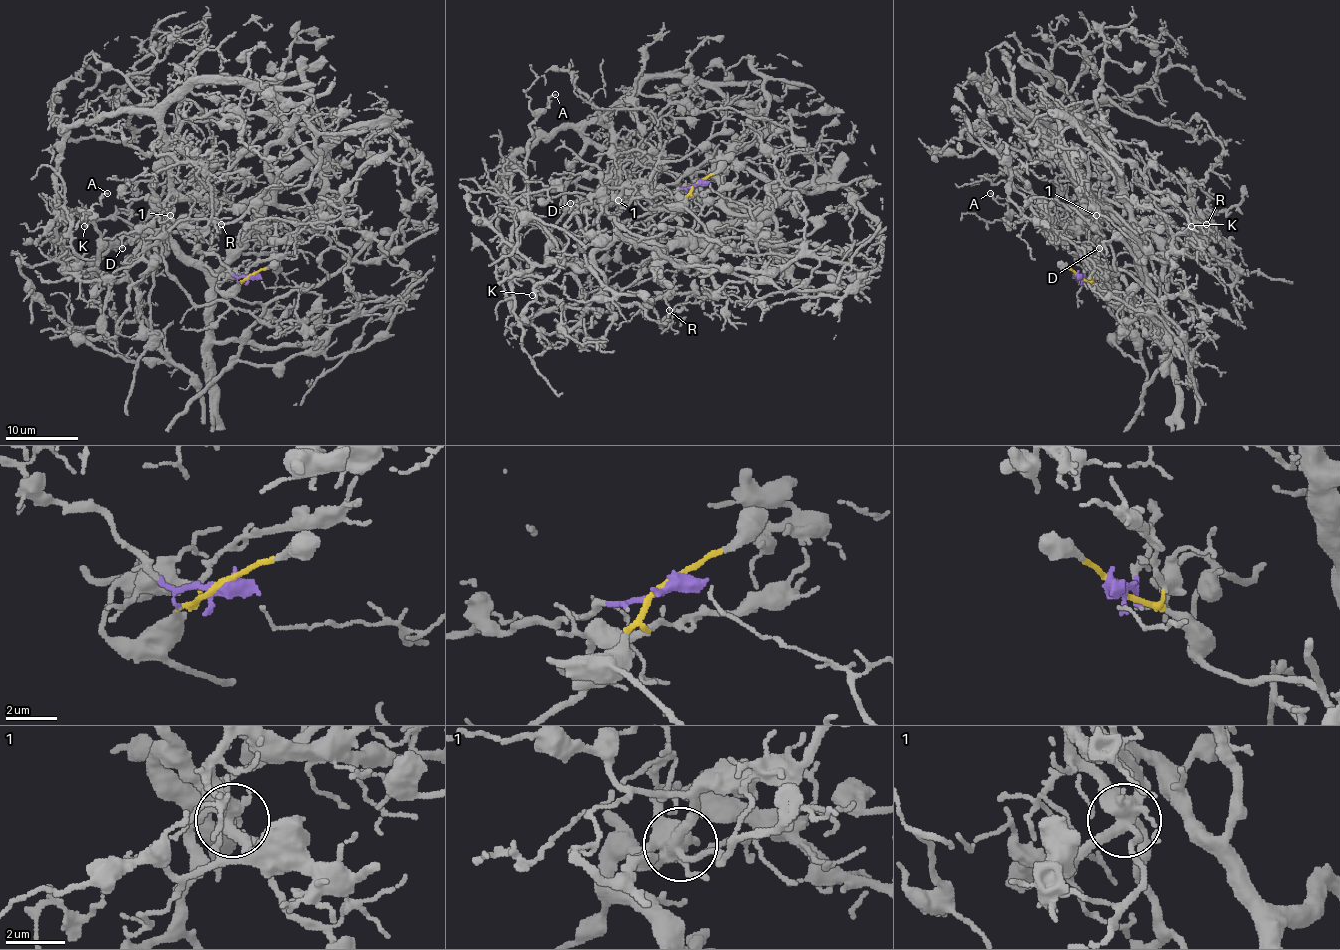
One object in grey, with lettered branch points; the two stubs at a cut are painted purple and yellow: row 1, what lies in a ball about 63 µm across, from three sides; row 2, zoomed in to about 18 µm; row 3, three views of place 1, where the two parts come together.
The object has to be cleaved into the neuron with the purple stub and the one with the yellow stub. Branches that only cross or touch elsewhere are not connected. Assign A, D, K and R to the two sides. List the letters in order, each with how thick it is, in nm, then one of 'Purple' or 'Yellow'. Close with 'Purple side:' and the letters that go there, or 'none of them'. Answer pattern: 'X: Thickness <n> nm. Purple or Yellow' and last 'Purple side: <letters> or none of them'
A: Thickness 140 nm. Yellow
D: Thickness 100 nm. Purple
K: Thickness 240 nm. Purple
R: Thickness 80 nm. Yellow
Purple side: D, K

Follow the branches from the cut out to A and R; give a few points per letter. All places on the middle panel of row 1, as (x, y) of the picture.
A: (698, 183), (649, 238), (619, 238), (585, 265), (552, 261), (548, 236), (526, 216), (526, 143), (555, 93)
R: (698, 183), (649, 238), (619, 238), (594, 252), (603, 296), (612, 305), (665, 298), (669, 311)

